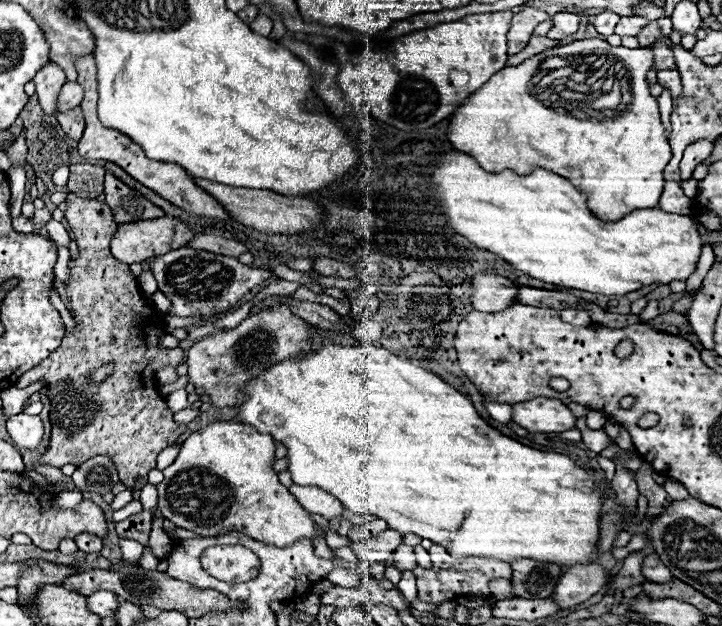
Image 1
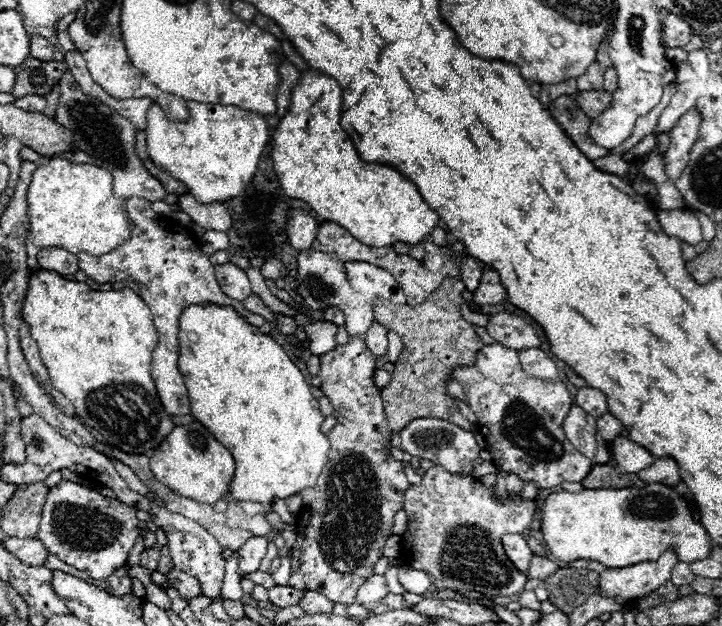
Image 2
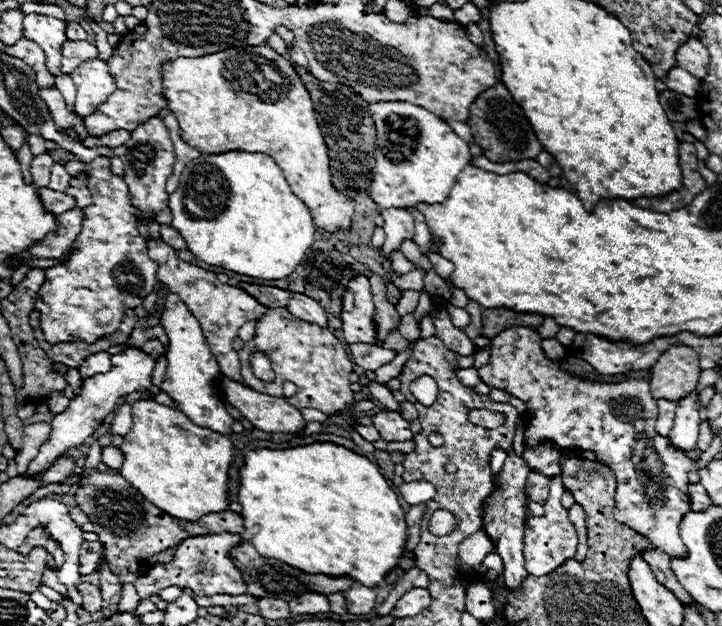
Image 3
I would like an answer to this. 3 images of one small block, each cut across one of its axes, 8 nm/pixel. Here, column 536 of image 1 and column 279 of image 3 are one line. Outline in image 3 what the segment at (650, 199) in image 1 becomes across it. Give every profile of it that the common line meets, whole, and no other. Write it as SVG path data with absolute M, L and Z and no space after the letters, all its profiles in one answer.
M266 44L252 48L246 46L244 50L248 54L268 56L268 60L274 62L274 68L280 68L280 72L292 80L288 100L266 104L258 96L250 96L248 100L236 96L222 78L224 52L168 62L164 64L164 92L168 96L168 108L176 118L180 118L182 140L202 154L224 154L232 150L268 154L284 172L292 192L296 192L296 196L300 196L300 200L308 206L318 228L326 232L350 230L356 202L338 192L332 184L328 146L318 128L310 94L306 86L302 86L298 72L290 60L276 54Z

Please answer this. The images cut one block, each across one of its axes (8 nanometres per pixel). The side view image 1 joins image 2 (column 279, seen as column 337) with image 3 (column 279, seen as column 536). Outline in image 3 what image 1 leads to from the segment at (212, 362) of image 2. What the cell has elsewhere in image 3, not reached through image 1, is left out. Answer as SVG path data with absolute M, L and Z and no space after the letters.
M322 442L322 444L310 444L310 446L296 446L296 448L288 448L288 450L268 450L268 448L260 448L260 450L252 450L246 454L244 460L244 468L240 470L240 490L238 490L238 502L242 504L242 518L244 518L244 538L248 538L252 542L252 546L266 558L274 558L280 562L286 562L292 568L298 568L302 572L308 574L326 574L326 576L348 576L368 588L376 588L400 562L400 558L404 556L404 544L408 540L406 534L406 518L404 518L404 508L398 502L396 492L390 488L388 480L384 478L384 474L380 472L380 468L376 464L372 464L368 458L354 454L352 450L338 446L338 444L330 444L330 442Z

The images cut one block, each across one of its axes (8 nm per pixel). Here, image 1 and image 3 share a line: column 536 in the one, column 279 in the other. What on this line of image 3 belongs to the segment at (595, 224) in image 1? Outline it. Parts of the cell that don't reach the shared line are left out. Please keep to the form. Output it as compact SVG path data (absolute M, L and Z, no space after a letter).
M202 154L184 168L178 190L170 194L168 208L172 212L172 226L184 236L186 248L198 260L262 280L280 280L292 274L312 246L316 232L310 210L294 196L282 170L266 154Z

